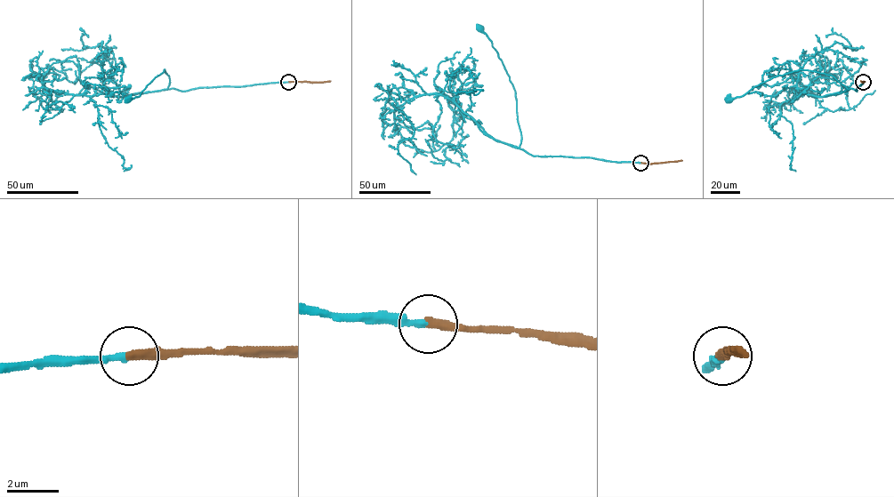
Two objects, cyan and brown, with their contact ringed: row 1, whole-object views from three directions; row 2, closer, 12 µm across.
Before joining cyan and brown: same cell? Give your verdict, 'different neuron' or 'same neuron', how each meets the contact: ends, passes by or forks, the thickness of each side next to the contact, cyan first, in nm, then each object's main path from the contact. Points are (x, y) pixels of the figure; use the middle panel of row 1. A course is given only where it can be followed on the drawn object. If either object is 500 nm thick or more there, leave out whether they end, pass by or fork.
same neuron | cyan ends | brown ends | 260/360 nm | cyan via (640, 163), (532, 156), (520, 148), (521, 133), (515, 92), (491, 40), (479, 28) | brown via (640, 163), (682, 160)

